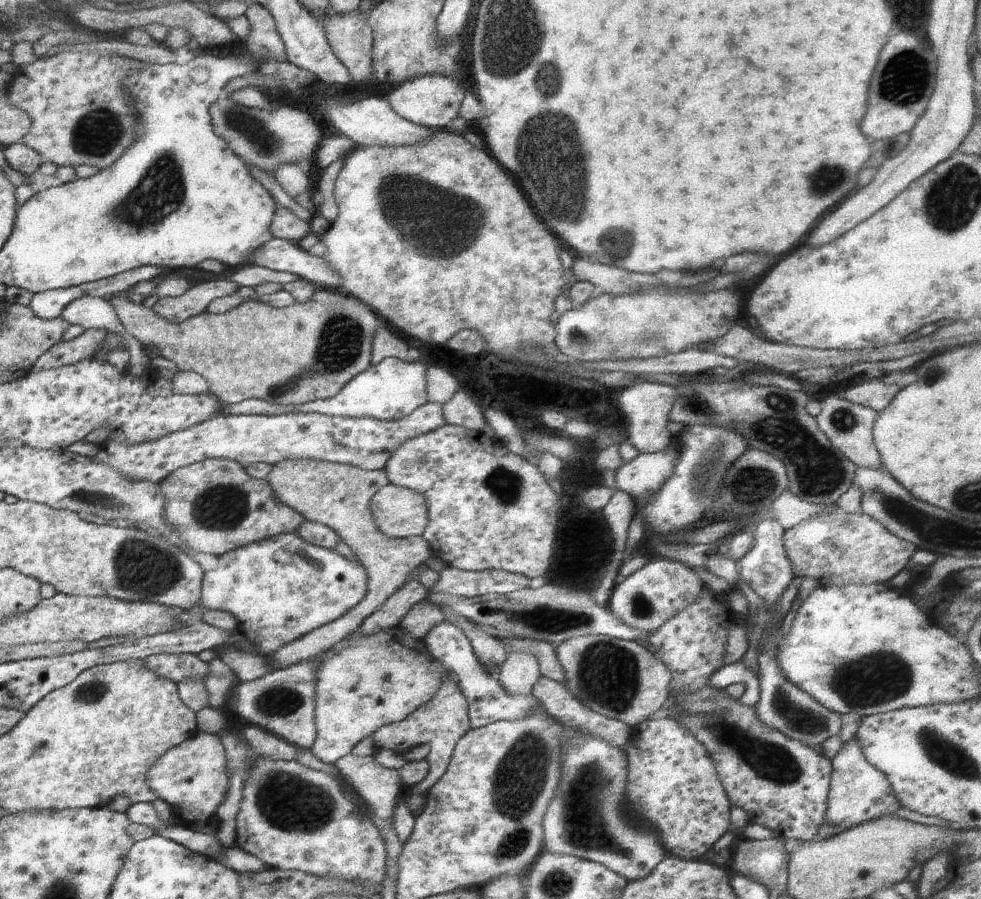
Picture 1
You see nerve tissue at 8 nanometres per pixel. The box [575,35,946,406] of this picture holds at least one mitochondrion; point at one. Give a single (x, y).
(903, 81)

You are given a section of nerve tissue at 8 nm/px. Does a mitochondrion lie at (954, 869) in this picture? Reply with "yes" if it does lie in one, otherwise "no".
no

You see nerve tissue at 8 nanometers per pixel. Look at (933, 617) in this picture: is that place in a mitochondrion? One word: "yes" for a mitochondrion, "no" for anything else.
no

